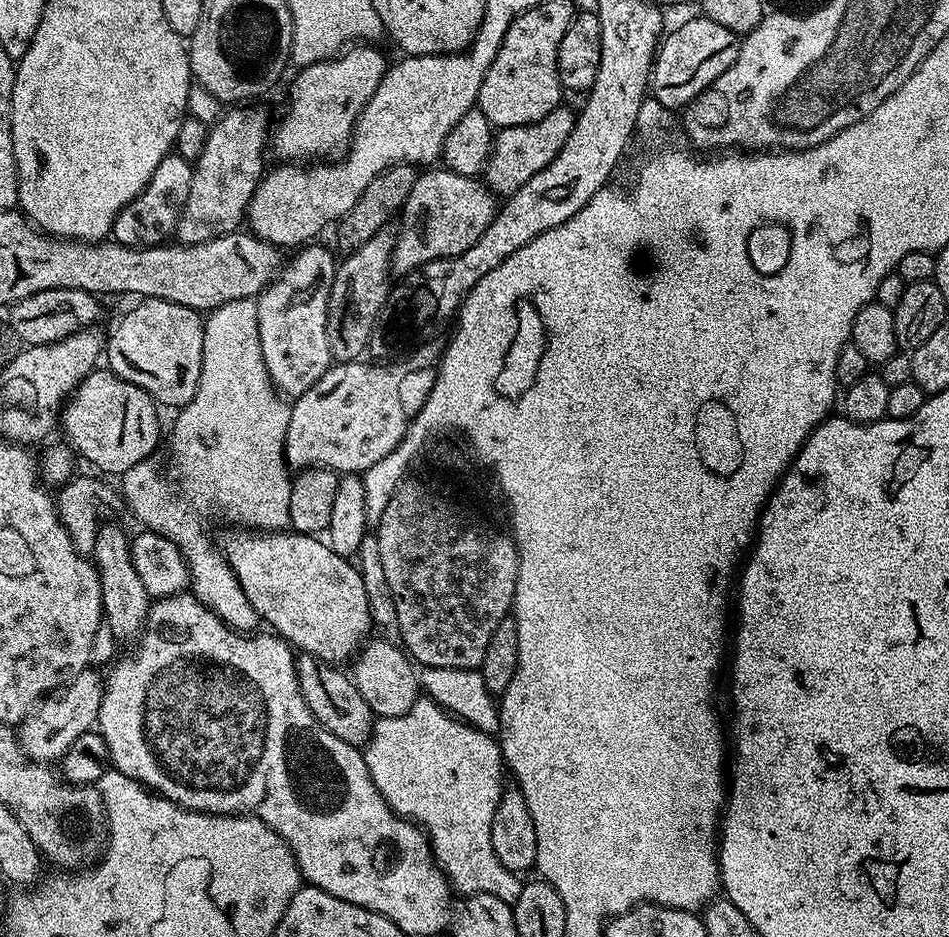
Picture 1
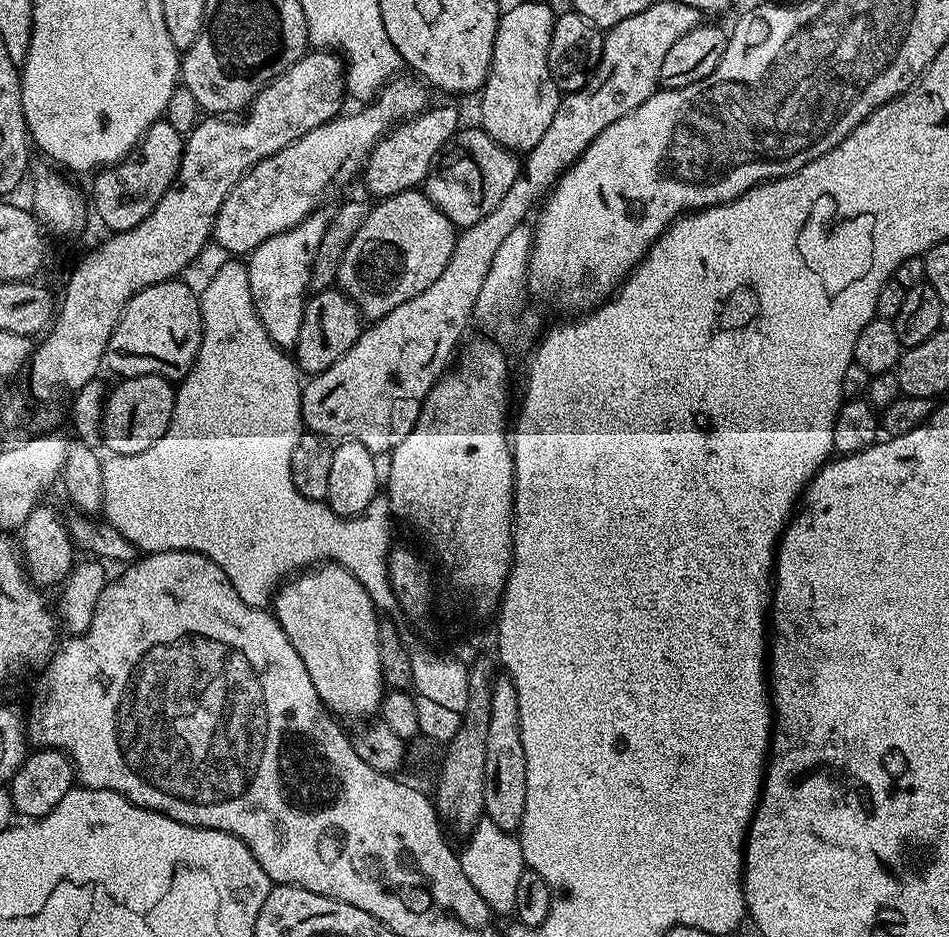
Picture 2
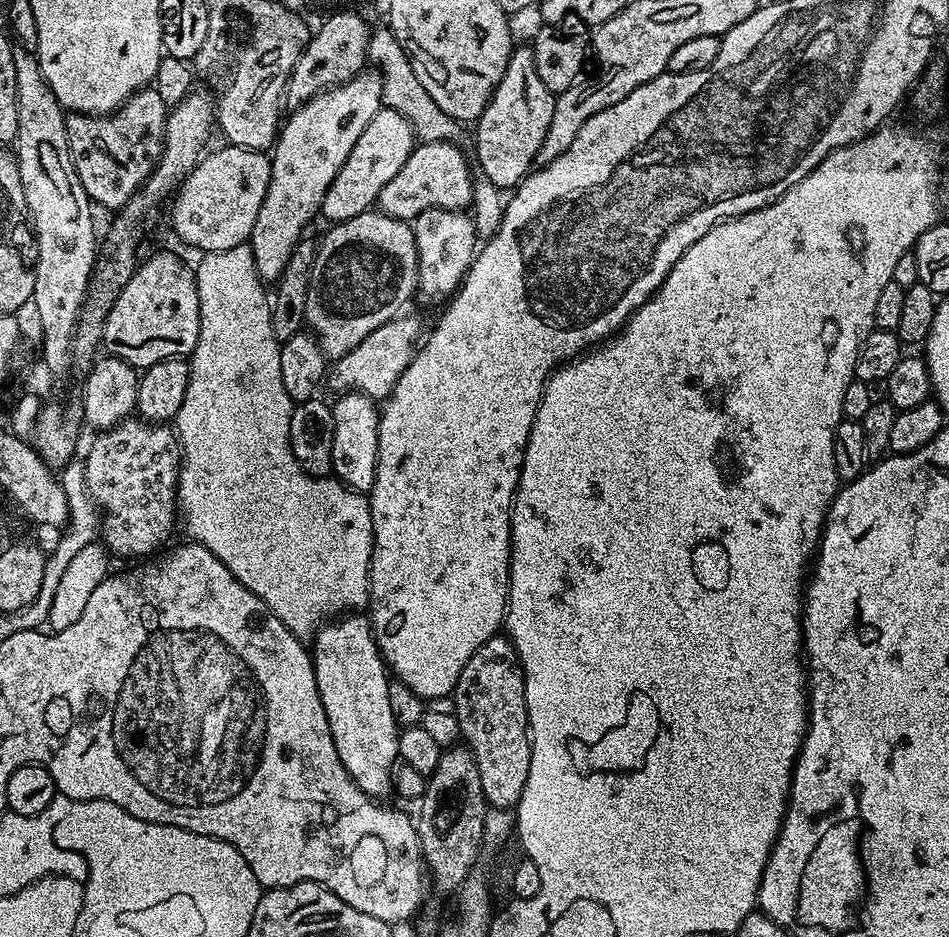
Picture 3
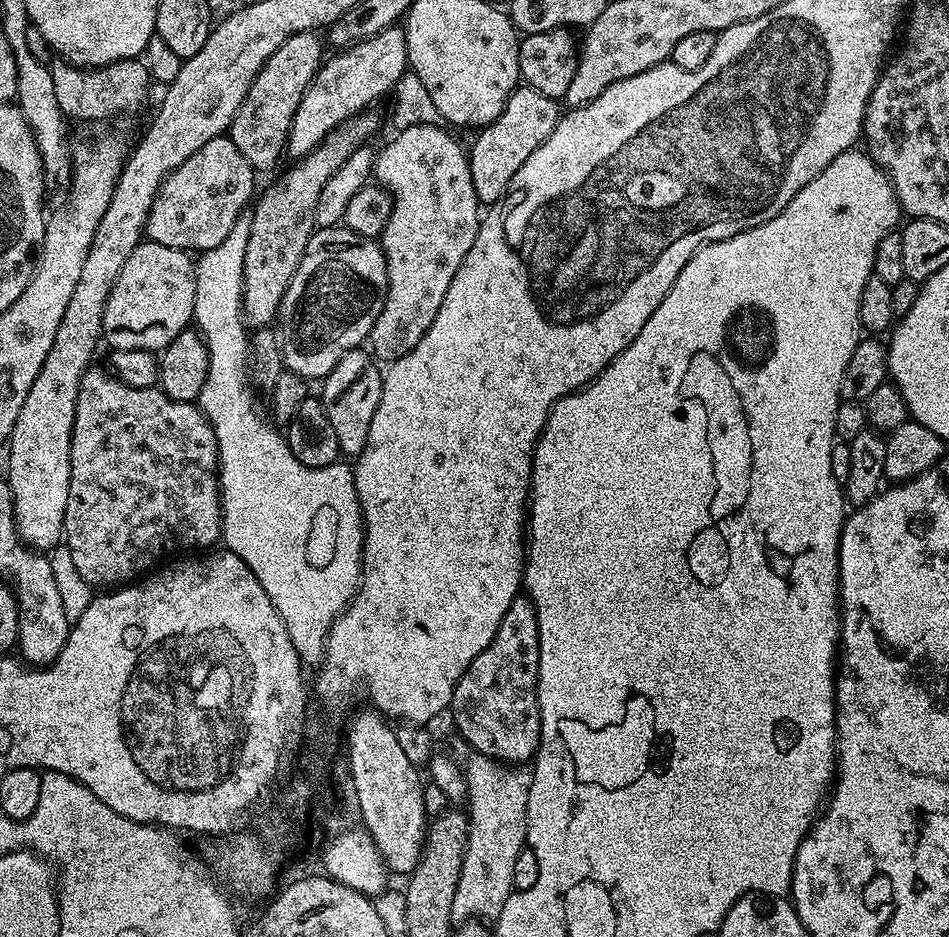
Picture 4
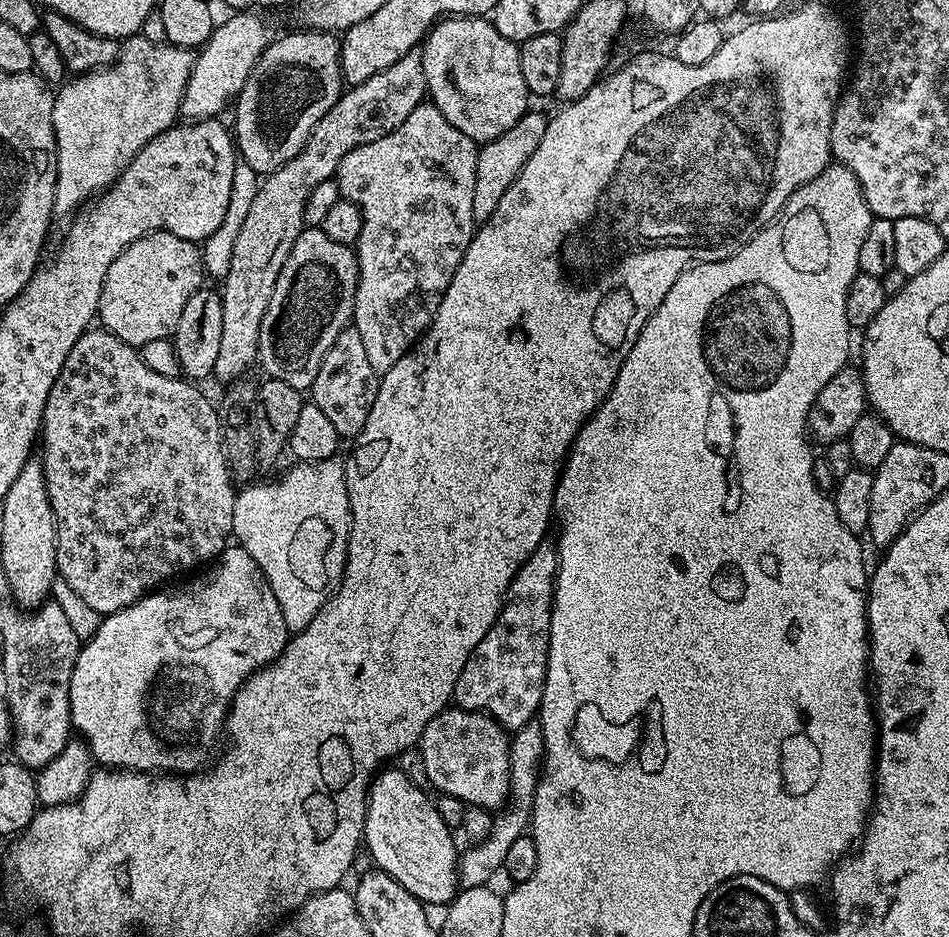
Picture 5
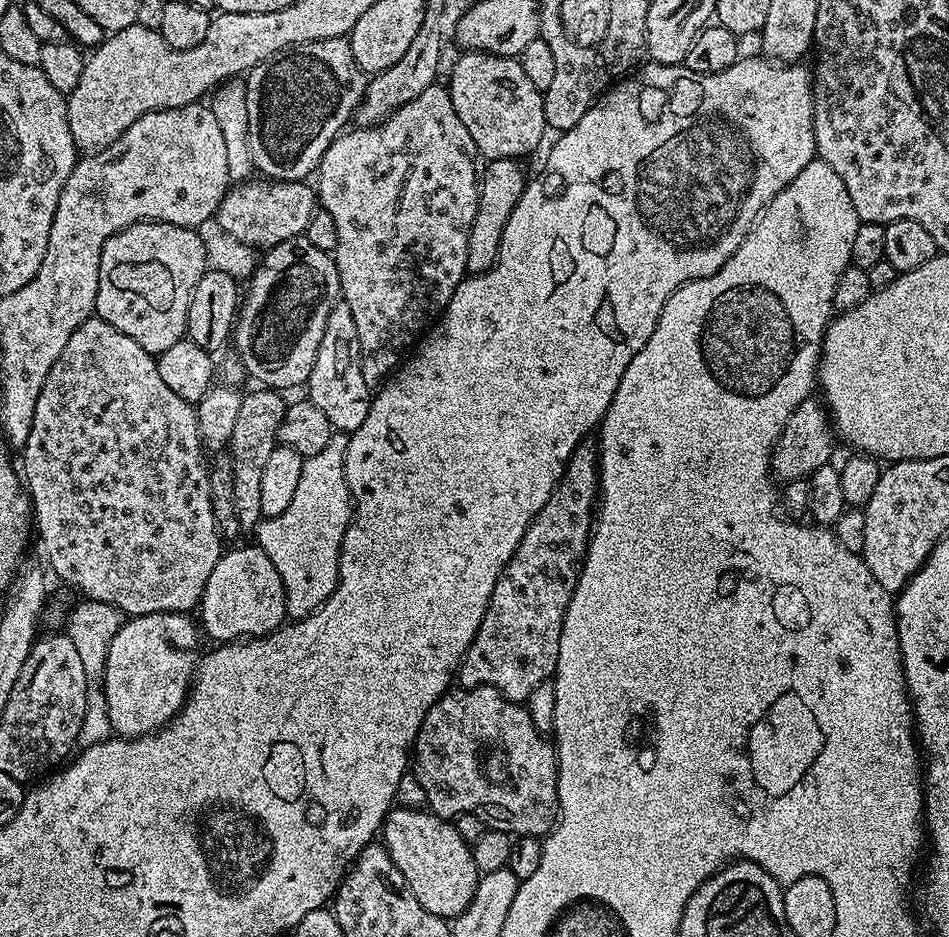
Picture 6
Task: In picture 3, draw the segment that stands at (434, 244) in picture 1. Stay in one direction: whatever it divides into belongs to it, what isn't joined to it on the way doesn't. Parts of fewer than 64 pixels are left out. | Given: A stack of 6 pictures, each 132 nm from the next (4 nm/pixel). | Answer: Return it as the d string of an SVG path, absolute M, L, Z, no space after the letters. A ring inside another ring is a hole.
M369 210L341 224L332 224L325 234L312 268L308 272L308 297L304 303L304 322L315 336L316 344L329 361L342 359L366 334L374 334L378 326L395 320L405 311L404 303L416 292L418 250L411 223L390 218L385 212Z

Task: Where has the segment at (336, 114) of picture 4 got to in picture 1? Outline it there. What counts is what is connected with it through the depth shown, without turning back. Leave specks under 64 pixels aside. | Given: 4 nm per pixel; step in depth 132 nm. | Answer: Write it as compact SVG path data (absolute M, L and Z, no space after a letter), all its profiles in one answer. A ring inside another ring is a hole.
M309 242L287 257L286 263L276 273L275 280L255 297L258 306L258 338L262 342L262 358L272 379L272 385L285 398L295 398L306 394L322 374L331 368L334 361L328 341L328 303L332 293L332 283L338 267L337 257L332 257L331 247L323 248L320 242Z

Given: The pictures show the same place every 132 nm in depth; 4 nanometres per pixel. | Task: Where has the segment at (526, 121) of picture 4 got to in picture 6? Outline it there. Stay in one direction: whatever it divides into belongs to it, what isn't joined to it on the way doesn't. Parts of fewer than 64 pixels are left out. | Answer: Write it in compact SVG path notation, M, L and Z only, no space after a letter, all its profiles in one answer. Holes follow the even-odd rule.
M519 159L489 160L483 165L478 214L474 214L474 226L470 226L470 242L466 242L466 266L469 273L488 272L496 264L498 250L502 246L502 230L506 230L510 213L514 211L514 206L518 206L518 198L522 198L529 182L520 163Z

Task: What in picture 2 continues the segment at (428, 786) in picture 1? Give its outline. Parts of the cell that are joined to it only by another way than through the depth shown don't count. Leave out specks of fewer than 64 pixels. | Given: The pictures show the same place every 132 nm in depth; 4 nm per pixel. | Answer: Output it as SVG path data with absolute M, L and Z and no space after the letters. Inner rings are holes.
M481 818L477 822L470 833L470 839L472 841L458 852L462 870L466 878L470 878L470 886L474 886L478 894L482 894L493 913L515 913L518 902L518 878L522 878L526 871L519 839L513 833L498 830L498 826L494 826L494 822L487 818Z

